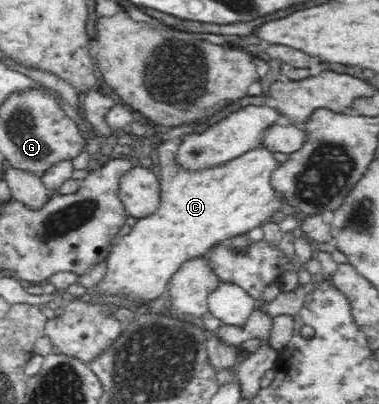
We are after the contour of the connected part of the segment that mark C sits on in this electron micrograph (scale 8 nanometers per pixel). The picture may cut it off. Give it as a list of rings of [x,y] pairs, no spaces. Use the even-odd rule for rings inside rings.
[[[263,138],[252,148],[234,158],[201,169],[184,167],[184,164],[180,163],[178,143],[178,140],[170,139],[158,148],[160,209],[147,218],[139,219],[125,236],[114,239],[110,248],[108,272],[104,280],[91,290],[99,294],[126,294],[145,302],[154,300],[167,288],[172,275],[182,269],[184,264],[201,258],[212,248],[212,245],[218,244],[218,241],[238,235],[243,236],[260,224],[279,219],[286,212],[291,211],[290,205],[273,185],[275,172],[282,168],[283,162],[276,158],[276,151]]]

